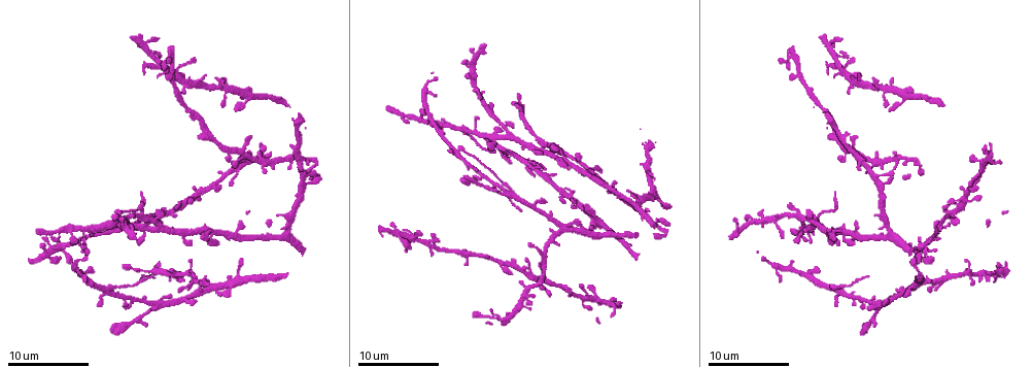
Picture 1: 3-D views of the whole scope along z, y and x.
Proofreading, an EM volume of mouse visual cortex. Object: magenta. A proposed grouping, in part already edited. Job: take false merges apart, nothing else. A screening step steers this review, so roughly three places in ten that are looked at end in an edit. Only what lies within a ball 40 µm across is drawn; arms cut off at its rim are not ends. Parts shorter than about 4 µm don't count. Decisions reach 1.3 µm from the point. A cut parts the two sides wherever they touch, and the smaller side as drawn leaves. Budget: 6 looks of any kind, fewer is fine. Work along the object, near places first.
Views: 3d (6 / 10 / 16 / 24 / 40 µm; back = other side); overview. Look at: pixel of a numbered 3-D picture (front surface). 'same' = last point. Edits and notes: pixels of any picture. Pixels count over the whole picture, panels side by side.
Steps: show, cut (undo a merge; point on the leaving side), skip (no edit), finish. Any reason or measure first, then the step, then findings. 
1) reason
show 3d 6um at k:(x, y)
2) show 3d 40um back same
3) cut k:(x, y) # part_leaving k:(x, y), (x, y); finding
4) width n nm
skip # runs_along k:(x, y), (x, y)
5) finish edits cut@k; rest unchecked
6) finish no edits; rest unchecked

show 3d 10um at 1:(235, 170)

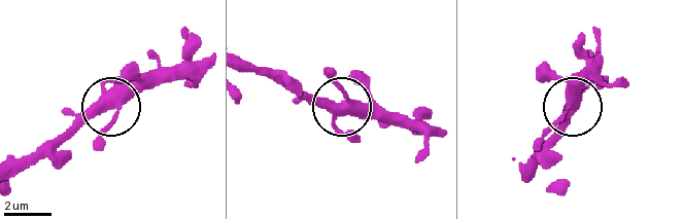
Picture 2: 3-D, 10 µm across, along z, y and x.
closer look
show 3d 6um at 2:(567, 108)

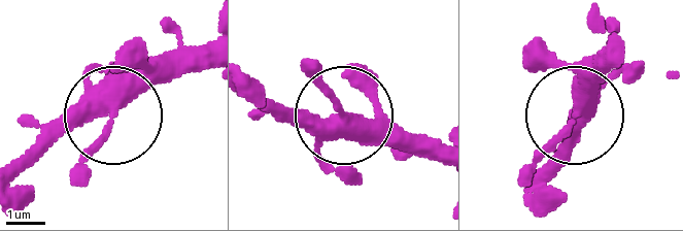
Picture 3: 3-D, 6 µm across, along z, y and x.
skip # all the same neuron

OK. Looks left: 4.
show 3d 10um at 1:(503, 193)

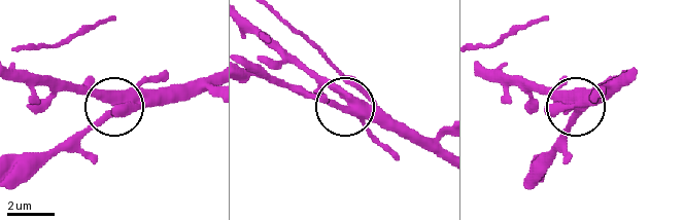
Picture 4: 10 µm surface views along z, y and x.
skip # one neuron here

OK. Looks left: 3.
four arms meet
show 3d 6um at 1:(106, 291)

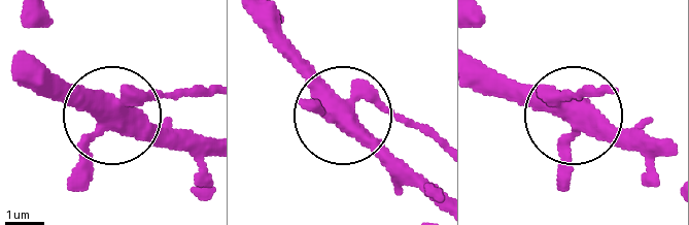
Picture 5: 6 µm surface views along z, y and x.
from behind
show 3d 6um back at 5:(350, 116)

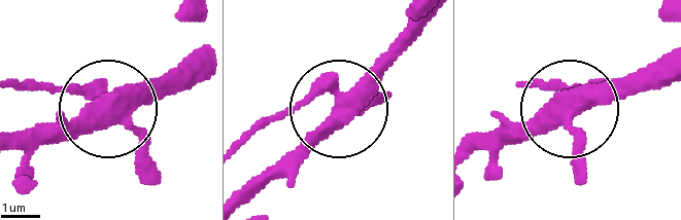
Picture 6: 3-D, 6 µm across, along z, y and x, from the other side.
width 440 nm
cut 6:(46, 84) # part_leaving 6:(331, 85), (245, 135); two neurons meet here

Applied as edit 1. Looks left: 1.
finish edits cut@6; rest unchecked

